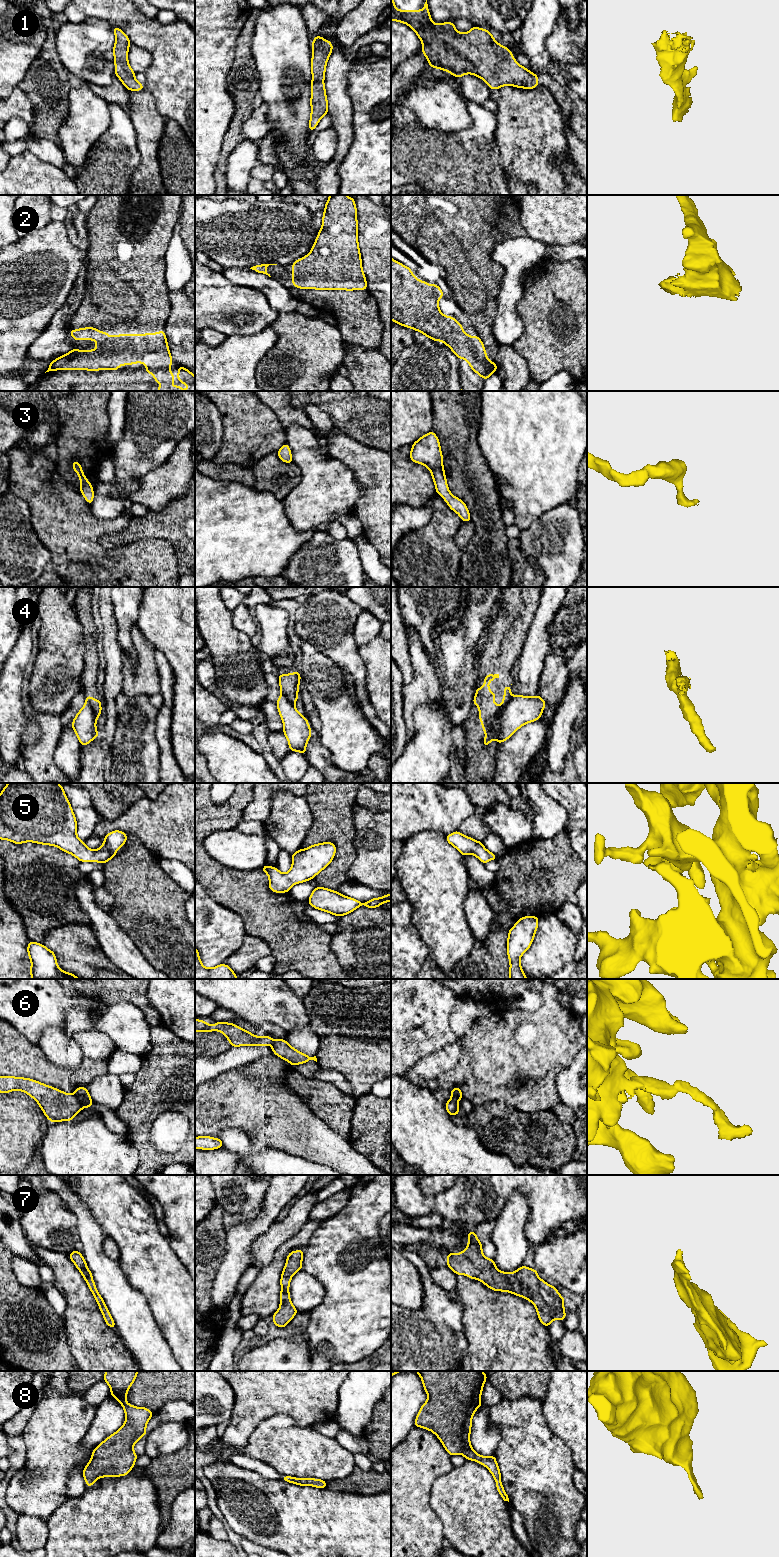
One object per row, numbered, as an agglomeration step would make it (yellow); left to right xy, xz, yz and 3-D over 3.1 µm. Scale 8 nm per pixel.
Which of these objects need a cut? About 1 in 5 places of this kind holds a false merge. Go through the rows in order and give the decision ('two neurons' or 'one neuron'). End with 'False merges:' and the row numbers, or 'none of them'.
1: one neuron
2: one neuron
3: one neuron
4: two neurons
5: one neuron
6: two neurons
7: one neuron
8: one neuron
False merges: 4, 6

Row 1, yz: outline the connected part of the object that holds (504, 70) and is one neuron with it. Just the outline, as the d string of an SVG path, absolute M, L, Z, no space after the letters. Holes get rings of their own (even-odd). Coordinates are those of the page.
M391 0L391 20L405 23L415 31L422 41L422 53L430 67L445 70L456 78L473 74L483 79L492 90L505 85L525 89L533 89L539 85L538 75L518 64L512 52L500 45L490 31L472 26L469 32L461 33L452 22L435 24L431 19L427 0L423 10L398 10L394 0Z

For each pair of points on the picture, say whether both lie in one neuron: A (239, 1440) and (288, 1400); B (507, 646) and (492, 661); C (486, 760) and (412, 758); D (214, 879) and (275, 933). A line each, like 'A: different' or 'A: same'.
A: same
B: same
C: different
D: same

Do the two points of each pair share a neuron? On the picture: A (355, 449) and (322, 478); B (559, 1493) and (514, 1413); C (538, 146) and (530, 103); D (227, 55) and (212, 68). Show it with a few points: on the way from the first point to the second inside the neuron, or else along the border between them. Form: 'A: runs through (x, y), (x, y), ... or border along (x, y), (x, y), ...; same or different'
A: border along (329, 455), (339, 458), (351, 470), (356, 479); different
B: runs through (539, 1473), (528, 1454), (524, 1433); same
C: runs through (530, 135), (530, 114); same
D: runs through (223, 57), (216, 64); same

